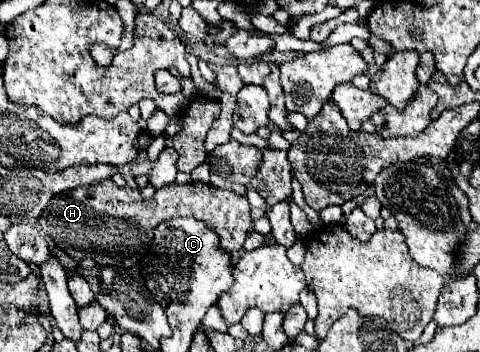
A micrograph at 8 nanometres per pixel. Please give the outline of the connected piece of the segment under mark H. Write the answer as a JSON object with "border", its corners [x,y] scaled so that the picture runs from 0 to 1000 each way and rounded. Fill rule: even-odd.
{"border":[[[229,509],[113,554],[83,611],[83,645],[133,719],[158,741],[192,730],[200,747],[221,759],[271,764],[288,747],[296,719],[304,719],[321,645],[346,622],[358,622],[363,611],[404,616],[446,639],[450,662],[463,673],[463,702],[475,719],[504,707],[513,668],[525,656],[517,565],[492,554],[488,543],[400,514],[388,526],[342,526],[325,537],[321,560],[300,565],[292,537],[275,537],[267,526],[242,531]]]}

